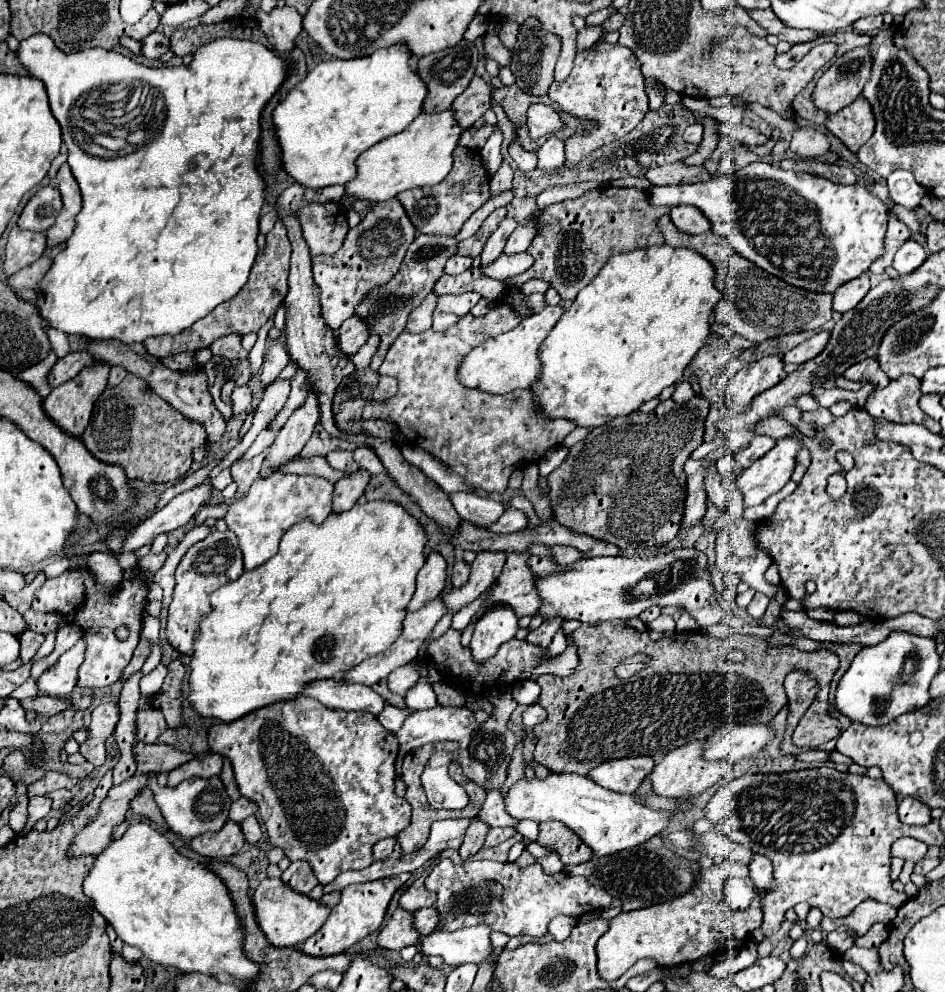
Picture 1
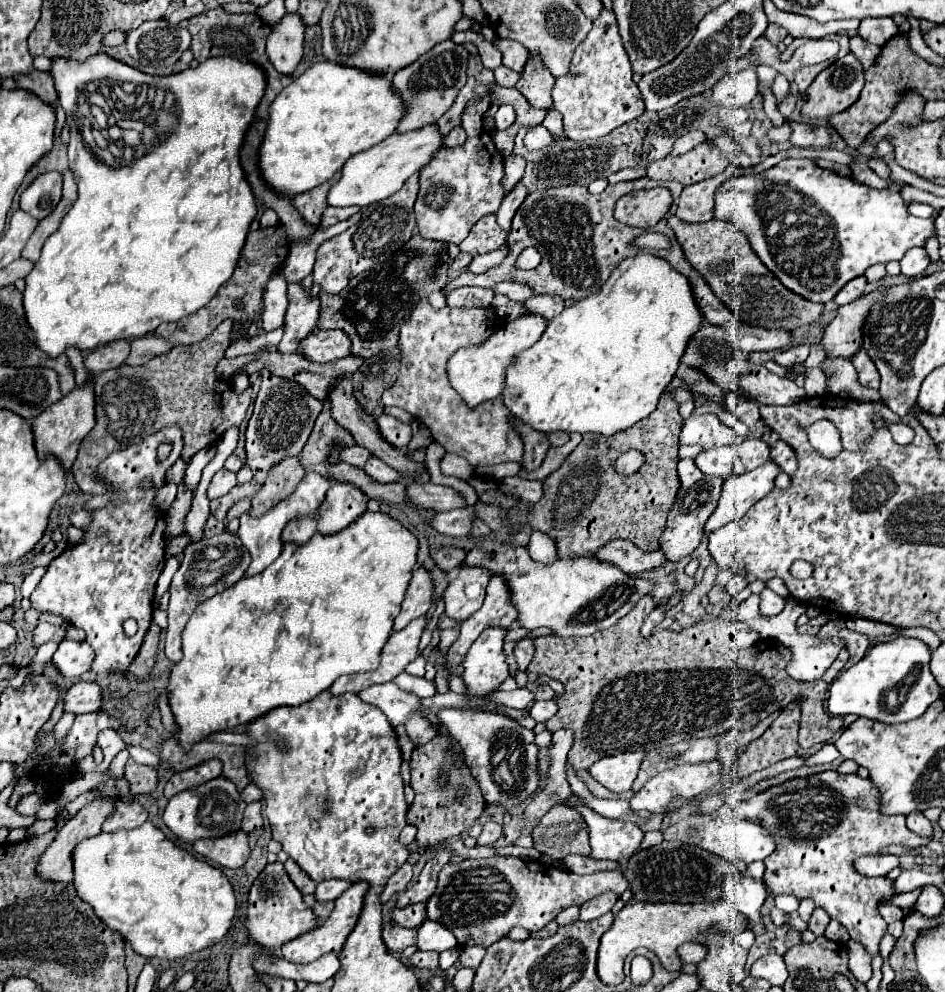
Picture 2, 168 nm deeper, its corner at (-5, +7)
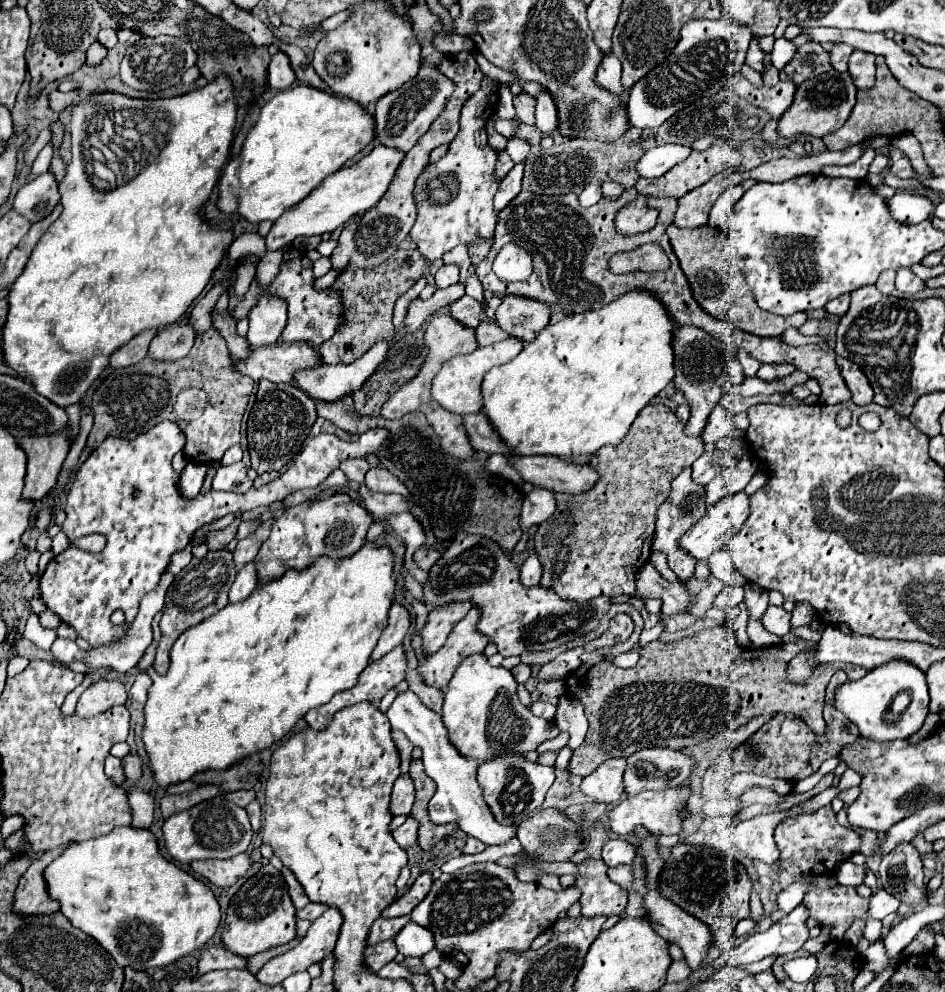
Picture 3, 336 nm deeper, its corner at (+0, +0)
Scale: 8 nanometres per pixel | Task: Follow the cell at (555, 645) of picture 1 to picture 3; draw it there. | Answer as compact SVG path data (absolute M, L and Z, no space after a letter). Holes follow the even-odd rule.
M502 754L500 758L494 758L492 762L480 764L478 768L478 784L484 790L484 800L488 808L492 810L494 818L500 824L514 824L518 826L522 820L526 820L536 808L542 806L544 794L554 782L554 768L532 764L526 758L520 758L520 754Z

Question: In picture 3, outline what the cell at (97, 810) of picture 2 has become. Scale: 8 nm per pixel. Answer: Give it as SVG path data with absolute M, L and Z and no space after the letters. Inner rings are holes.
M58 846L56 850L44 852L42 856L38 856L30 864L30 868L20 878L20 884L18 884L16 894L14 894L14 908L12 908L14 914L18 914L18 916L38 916L38 914L54 914L54 912L60 910L58 902L48 900L48 890L44 890L42 872L64 850L66 850L66 846Z

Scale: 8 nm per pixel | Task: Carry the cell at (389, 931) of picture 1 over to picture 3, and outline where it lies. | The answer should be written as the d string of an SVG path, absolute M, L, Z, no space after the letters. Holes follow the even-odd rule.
M384 940L384 942L376 944L376 946L366 946L366 950L364 950L364 966L370 968L372 972L378 972L382 966L392 962L396 954L398 954L398 950L396 950L392 940Z

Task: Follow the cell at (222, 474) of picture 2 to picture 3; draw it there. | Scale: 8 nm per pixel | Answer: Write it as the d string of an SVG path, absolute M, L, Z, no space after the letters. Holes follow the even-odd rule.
M244 462L220 466L212 478L212 490L246 492L250 488L252 488L252 480L248 478L248 466Z

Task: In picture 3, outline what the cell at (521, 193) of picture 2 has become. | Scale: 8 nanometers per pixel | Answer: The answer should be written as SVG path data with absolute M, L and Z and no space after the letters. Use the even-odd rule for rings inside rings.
M516 164L516 166L512 168L512 172L500 182L500 188L498 188L496 198L494 198L496 212L500 212L512 198L518 196L518 192L520 192L520 182L522 182L522 172L524 172L524 164Z

